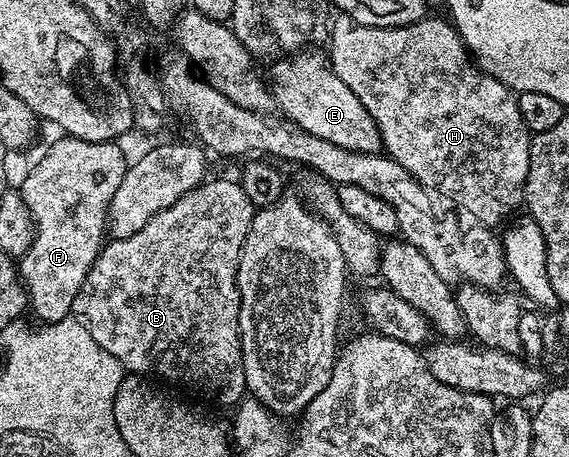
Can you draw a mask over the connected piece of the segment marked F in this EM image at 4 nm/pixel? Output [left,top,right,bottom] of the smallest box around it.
[20,135,128,324]

